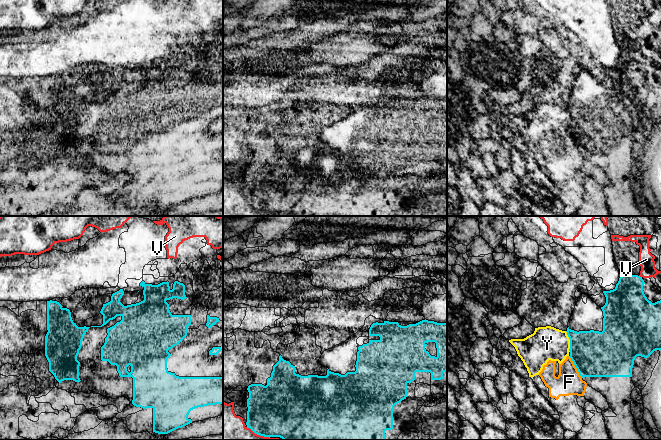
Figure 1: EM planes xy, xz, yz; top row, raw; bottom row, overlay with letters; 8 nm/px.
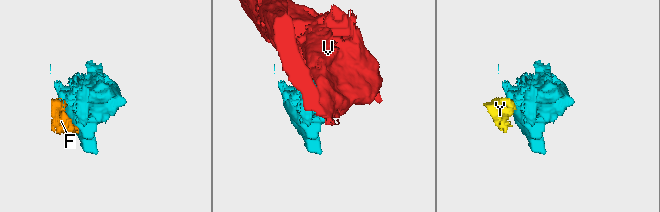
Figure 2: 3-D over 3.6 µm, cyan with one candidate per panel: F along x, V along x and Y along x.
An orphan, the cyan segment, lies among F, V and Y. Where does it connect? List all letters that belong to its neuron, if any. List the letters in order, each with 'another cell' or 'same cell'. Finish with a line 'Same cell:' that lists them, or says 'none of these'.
F: another cell
V: another cell
Y: another cell
Same cell: none of these

